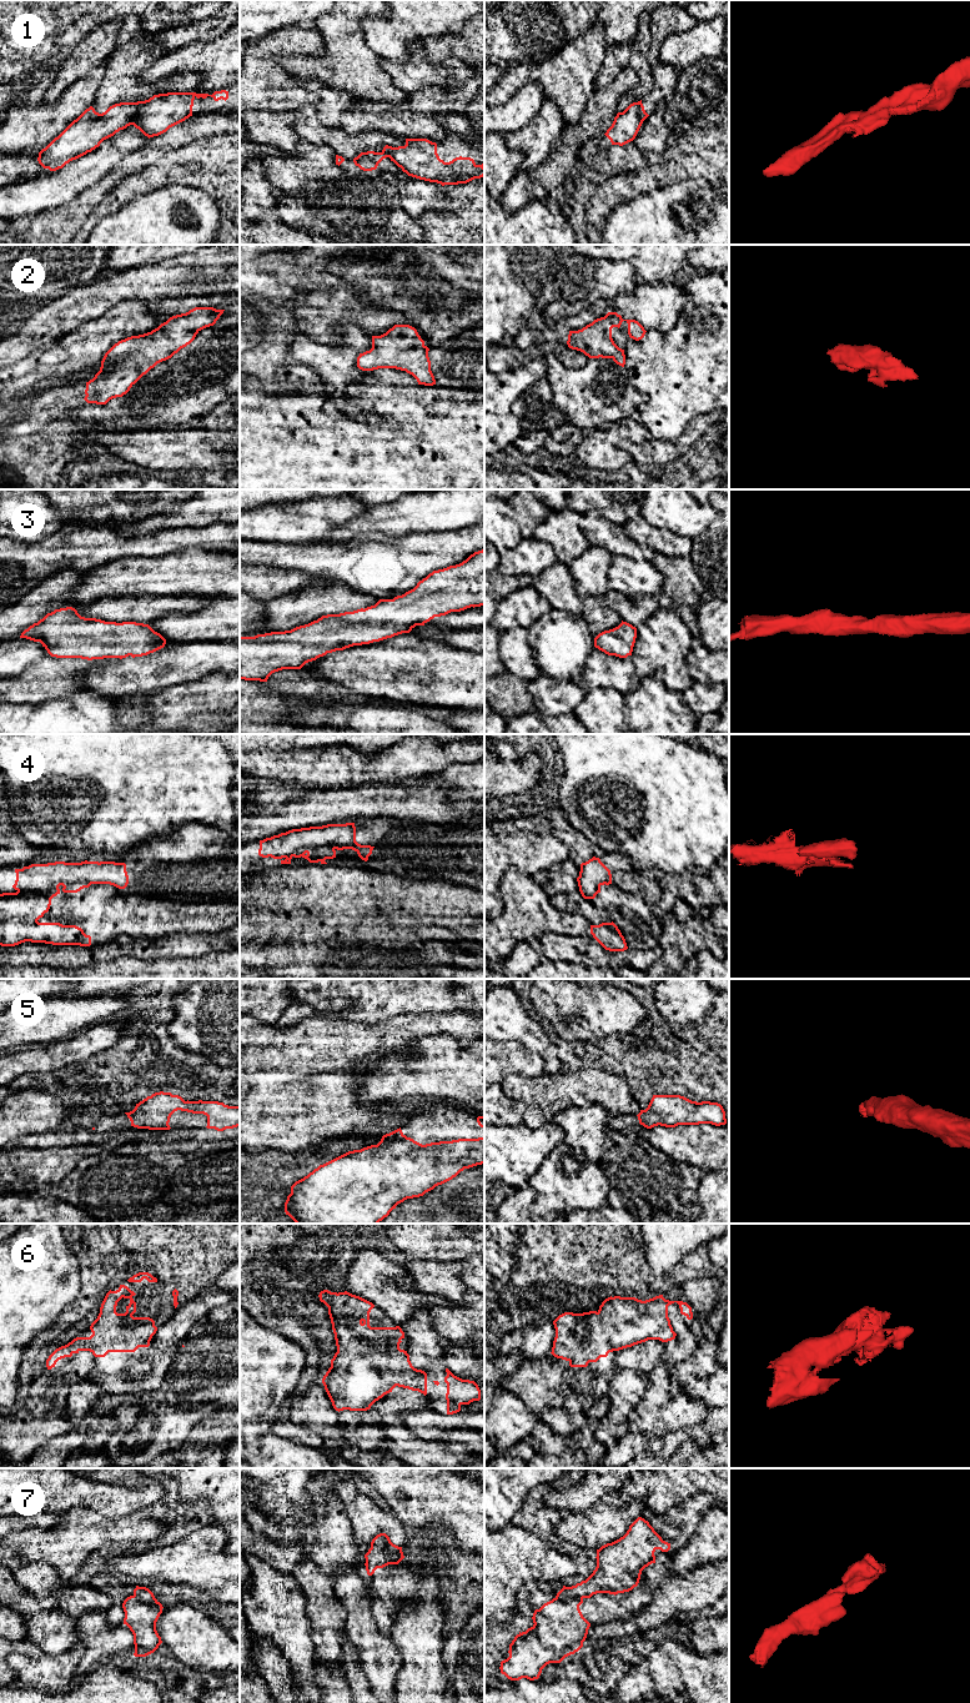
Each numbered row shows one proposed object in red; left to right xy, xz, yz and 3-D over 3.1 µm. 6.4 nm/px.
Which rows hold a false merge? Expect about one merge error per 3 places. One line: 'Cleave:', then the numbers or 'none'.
Cleave: 1, 4, 7

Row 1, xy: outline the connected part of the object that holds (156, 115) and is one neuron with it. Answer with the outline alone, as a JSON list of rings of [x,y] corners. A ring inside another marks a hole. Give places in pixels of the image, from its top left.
[[[215,91],[212,95],[196,92],[167,92],[154,95],[141,101],[139,114],[132,121],[145,136],[154,137],[192,116],[194,100],[211,96],[215,101],[227,100],[228,91]]]

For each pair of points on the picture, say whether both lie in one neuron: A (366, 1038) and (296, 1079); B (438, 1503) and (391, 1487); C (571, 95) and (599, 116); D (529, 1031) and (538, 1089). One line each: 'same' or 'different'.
A: same
B: same
C: different
D: different

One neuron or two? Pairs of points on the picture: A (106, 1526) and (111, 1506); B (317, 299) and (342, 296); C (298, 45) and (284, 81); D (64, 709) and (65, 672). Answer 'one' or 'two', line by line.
A: two
B: one
C: one
D: two

